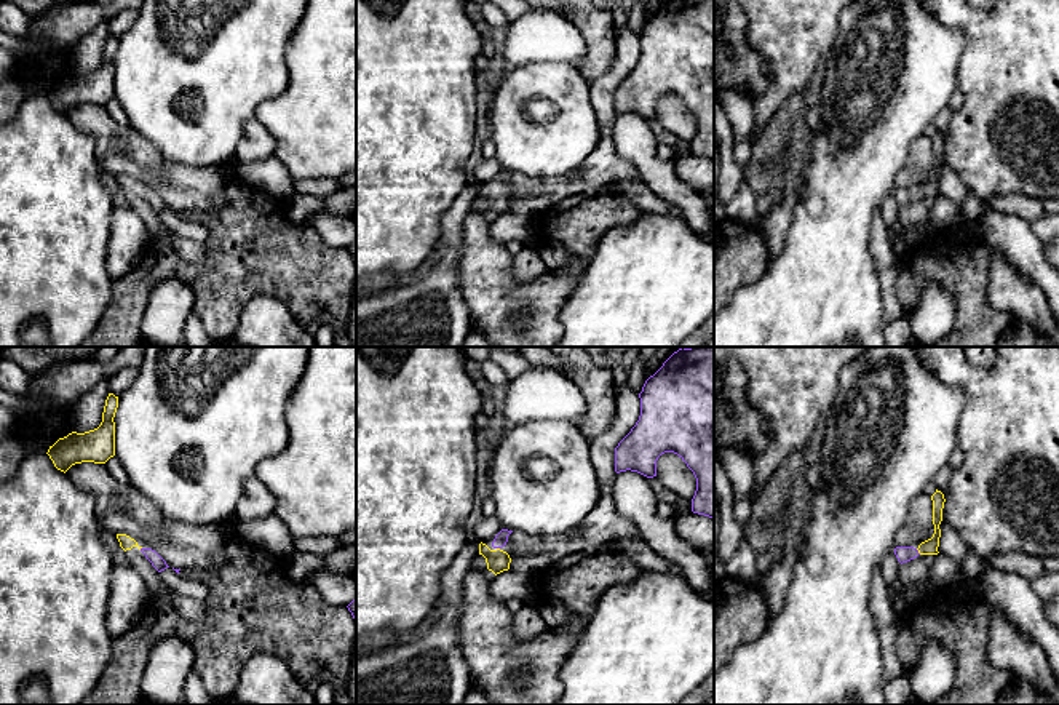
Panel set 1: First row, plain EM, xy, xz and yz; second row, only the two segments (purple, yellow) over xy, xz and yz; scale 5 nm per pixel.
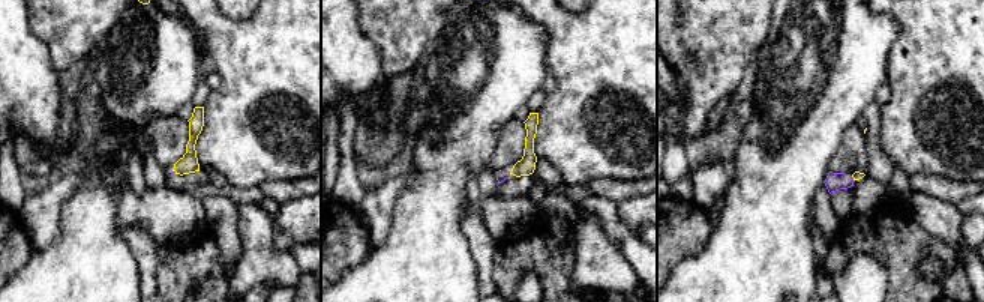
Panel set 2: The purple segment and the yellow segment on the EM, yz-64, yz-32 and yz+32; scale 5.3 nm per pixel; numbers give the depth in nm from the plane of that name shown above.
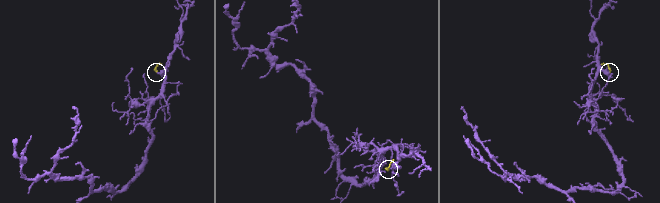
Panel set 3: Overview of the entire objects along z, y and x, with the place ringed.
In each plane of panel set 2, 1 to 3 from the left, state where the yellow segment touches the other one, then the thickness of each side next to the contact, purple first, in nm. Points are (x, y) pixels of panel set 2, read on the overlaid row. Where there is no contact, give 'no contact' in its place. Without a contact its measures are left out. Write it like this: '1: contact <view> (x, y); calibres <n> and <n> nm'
1: no contact
2: no contact
3: contact yz+32 (852, 179); calibres 100 and 50 nm

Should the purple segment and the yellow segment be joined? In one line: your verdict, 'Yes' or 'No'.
Yes

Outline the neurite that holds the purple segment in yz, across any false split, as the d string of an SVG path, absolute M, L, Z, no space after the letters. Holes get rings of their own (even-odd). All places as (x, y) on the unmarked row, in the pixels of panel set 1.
M936 131L936 134L931 137L933 142L933 166L934 166L934 176L931 181L922 184L917 190L914 189L896 189L894 197L898 203L907 205L918 197L938 197L938 189L939 189L939 179L941 179L941 171L939 166L942 163L942 150L944 150L944 136Z

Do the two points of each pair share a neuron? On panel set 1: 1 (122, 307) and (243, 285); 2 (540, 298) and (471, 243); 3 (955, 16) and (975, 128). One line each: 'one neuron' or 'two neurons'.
1: one neuron
2: one neuron
3: one neuron

